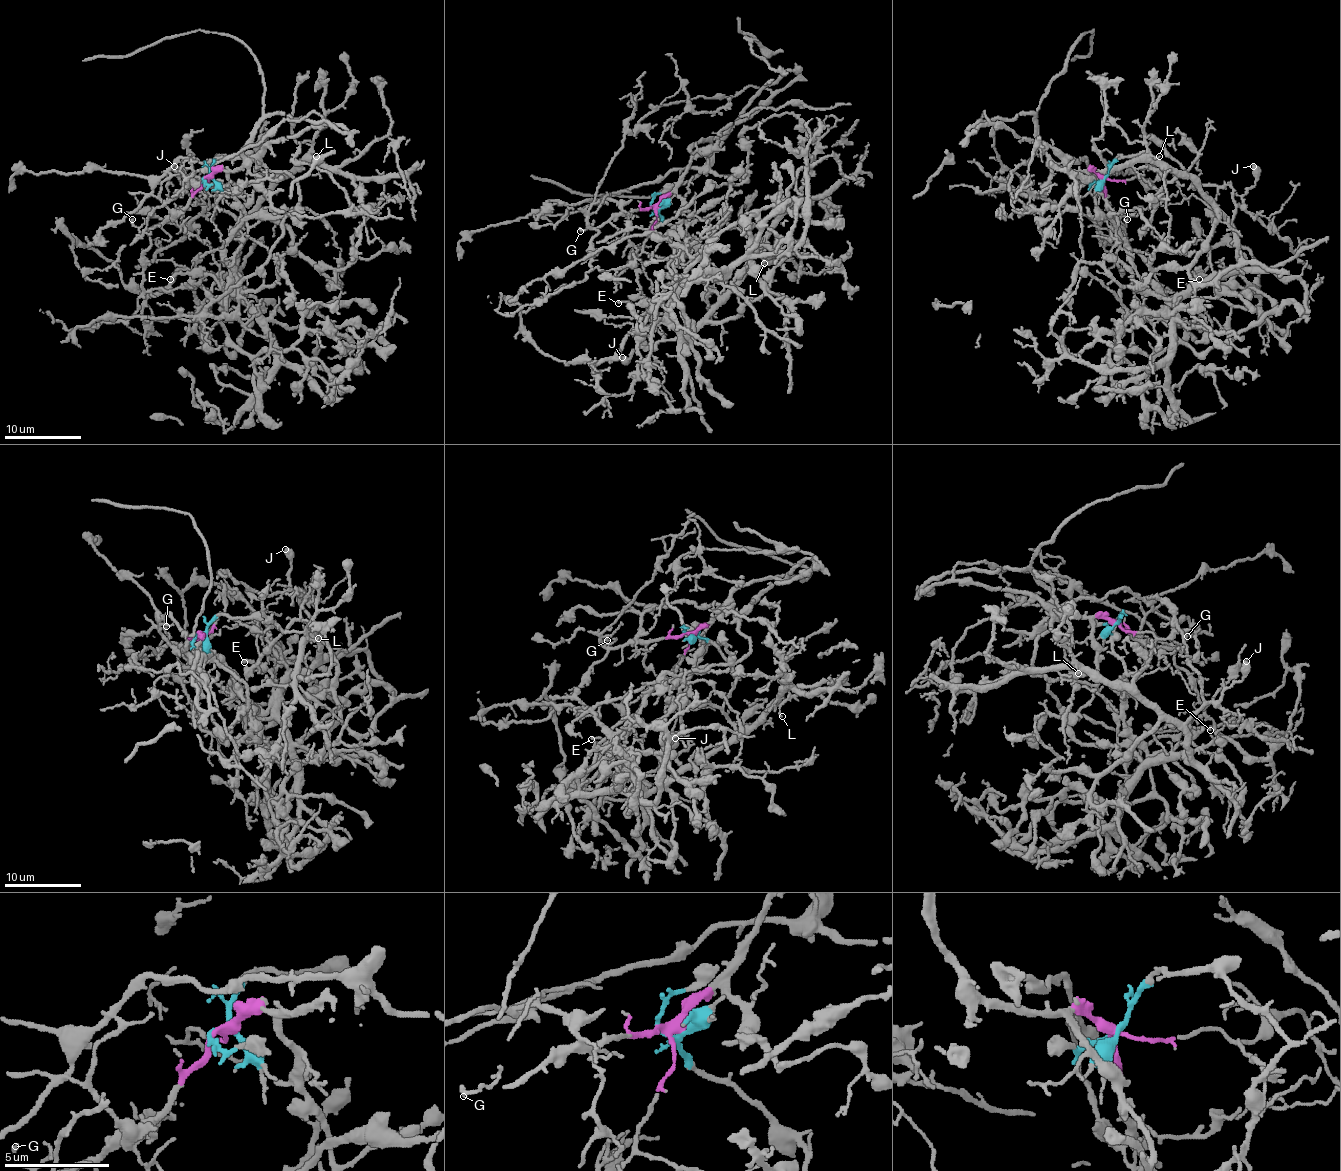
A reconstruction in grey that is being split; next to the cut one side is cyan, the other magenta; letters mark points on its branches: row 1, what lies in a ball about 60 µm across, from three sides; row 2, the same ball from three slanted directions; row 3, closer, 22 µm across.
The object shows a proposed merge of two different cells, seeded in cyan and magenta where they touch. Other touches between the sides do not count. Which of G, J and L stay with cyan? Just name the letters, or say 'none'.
J, L

